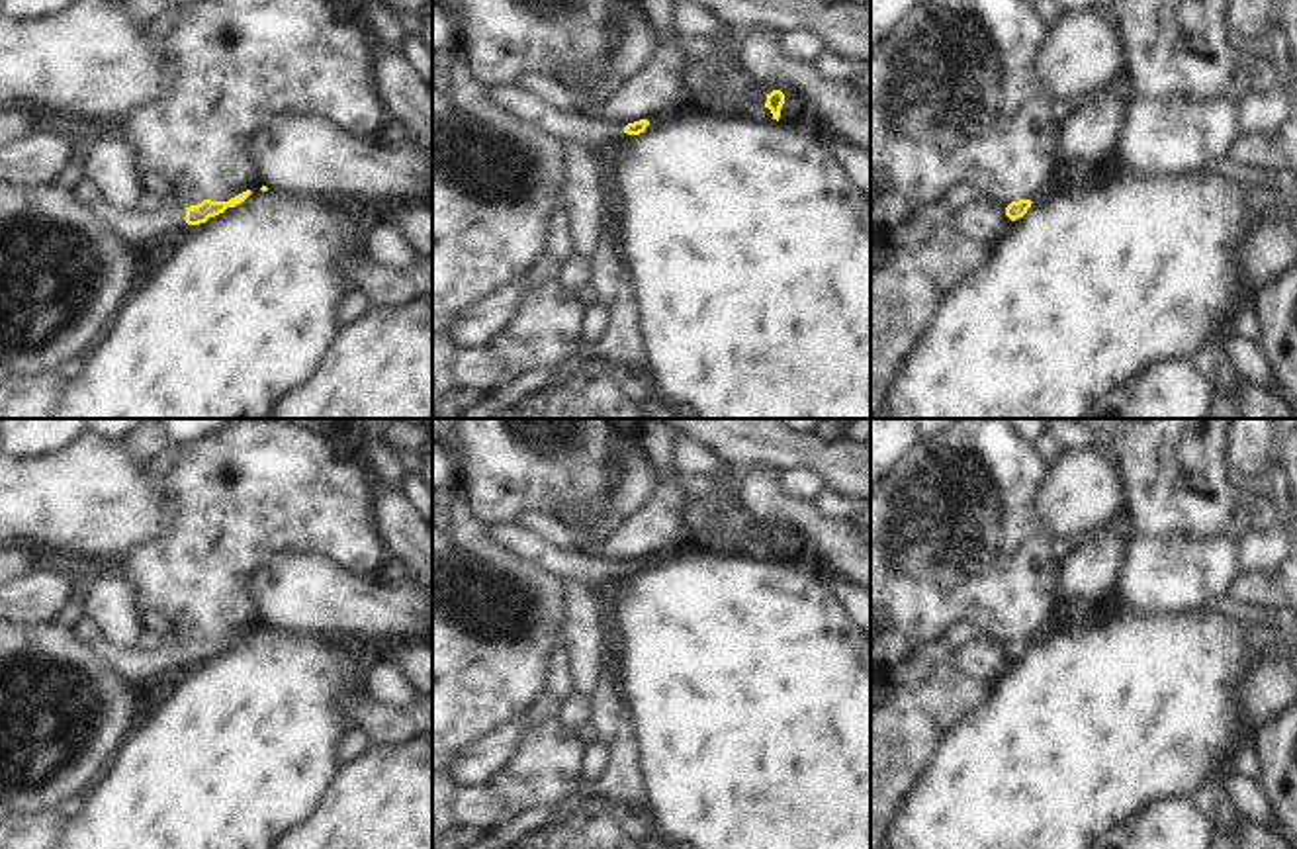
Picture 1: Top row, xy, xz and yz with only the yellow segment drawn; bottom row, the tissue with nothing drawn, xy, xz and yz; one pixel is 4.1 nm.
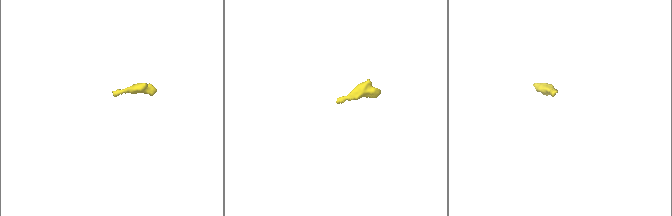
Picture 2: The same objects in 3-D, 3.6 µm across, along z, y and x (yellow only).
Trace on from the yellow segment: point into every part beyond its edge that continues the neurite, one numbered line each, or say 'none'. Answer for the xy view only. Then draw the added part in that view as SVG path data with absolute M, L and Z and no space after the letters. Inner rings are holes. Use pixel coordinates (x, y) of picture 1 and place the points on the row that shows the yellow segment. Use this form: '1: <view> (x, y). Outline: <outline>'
1: xy (134, 225). Outline: M102 200L94 205L98 217L131 245L141 245L149 237L166 229L178 227L186 219L186 209L174 201L164 201L157 211L145 213L139 209L121 211L110 201Z

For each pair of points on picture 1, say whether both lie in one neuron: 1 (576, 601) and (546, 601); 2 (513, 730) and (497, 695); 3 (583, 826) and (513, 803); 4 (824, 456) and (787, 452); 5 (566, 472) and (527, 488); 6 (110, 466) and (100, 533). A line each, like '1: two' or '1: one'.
1: two
2: two
3: two
4: one
5: one
6: one

